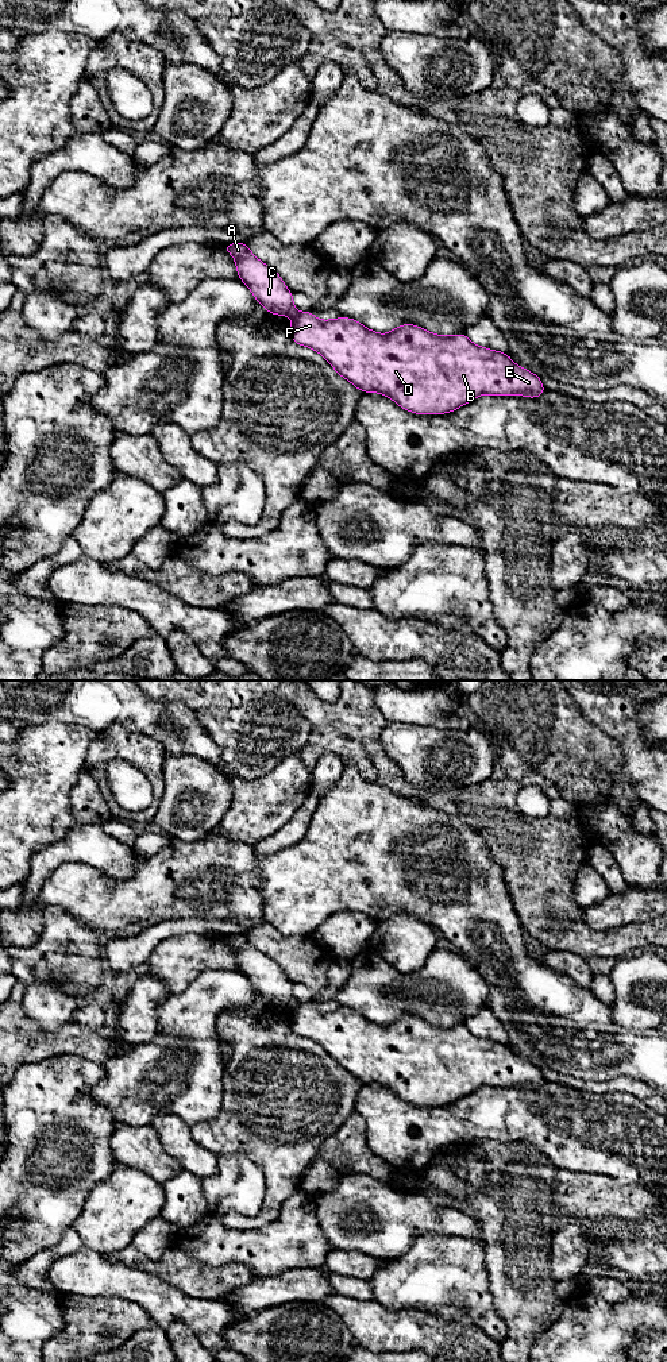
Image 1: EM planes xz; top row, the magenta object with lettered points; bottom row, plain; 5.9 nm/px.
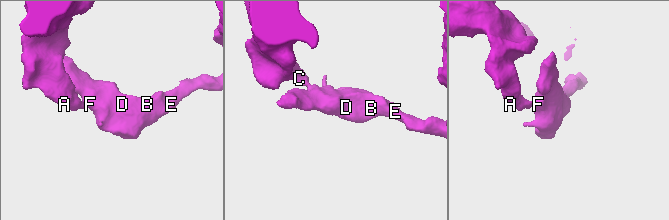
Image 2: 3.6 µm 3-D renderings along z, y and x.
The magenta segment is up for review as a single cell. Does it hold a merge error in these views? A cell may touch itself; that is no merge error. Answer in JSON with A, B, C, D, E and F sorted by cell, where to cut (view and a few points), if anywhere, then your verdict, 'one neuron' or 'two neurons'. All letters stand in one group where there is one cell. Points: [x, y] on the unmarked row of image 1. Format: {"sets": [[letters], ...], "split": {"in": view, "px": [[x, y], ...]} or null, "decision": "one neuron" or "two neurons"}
{"sets": [["A", "C"], ["B", "D", "E", "F"]], "split": {"in": "xz", "px": [[299, 1003], [293, 1009]]}, "decision": "two neurons"}

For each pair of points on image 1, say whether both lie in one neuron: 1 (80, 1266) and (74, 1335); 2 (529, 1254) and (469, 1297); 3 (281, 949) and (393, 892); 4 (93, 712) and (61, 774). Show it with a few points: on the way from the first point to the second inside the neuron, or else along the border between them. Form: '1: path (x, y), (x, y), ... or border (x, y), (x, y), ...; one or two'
1: border (64, 1293), (110, 1295); two
2: border (484, 1251), (489, 1288), (497, 1314); two
3: border (278, 930), (285, 936), (309, 936); two
4: border (54, 721), (74, 724), (99, 732); two

